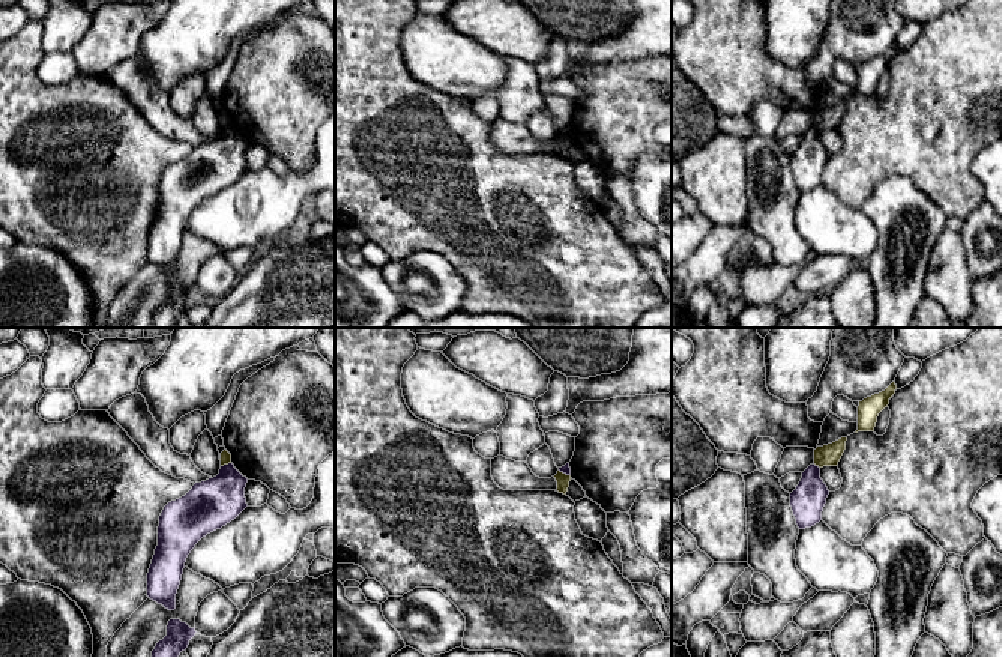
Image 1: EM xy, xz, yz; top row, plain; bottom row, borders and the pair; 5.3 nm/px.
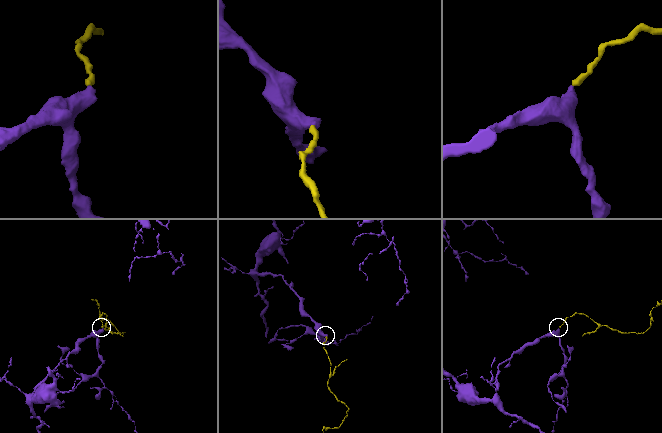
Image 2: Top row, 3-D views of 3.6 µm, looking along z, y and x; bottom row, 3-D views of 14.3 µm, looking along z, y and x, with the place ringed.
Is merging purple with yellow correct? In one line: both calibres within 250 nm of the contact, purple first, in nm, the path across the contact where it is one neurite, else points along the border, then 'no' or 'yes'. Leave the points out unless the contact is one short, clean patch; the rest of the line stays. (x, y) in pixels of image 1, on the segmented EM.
260 nm thick on the purple side, 60 nm on the other; border along xy (230, 462), (221, 466); no

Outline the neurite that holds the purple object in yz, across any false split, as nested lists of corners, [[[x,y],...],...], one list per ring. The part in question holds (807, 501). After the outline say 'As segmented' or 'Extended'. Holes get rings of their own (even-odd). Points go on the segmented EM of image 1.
[[[814,463],[804,472],[799,484],[790,493],[790,507],[799,529],[811,528],[822,520],[822,511],[829,490]]]. As segmented

